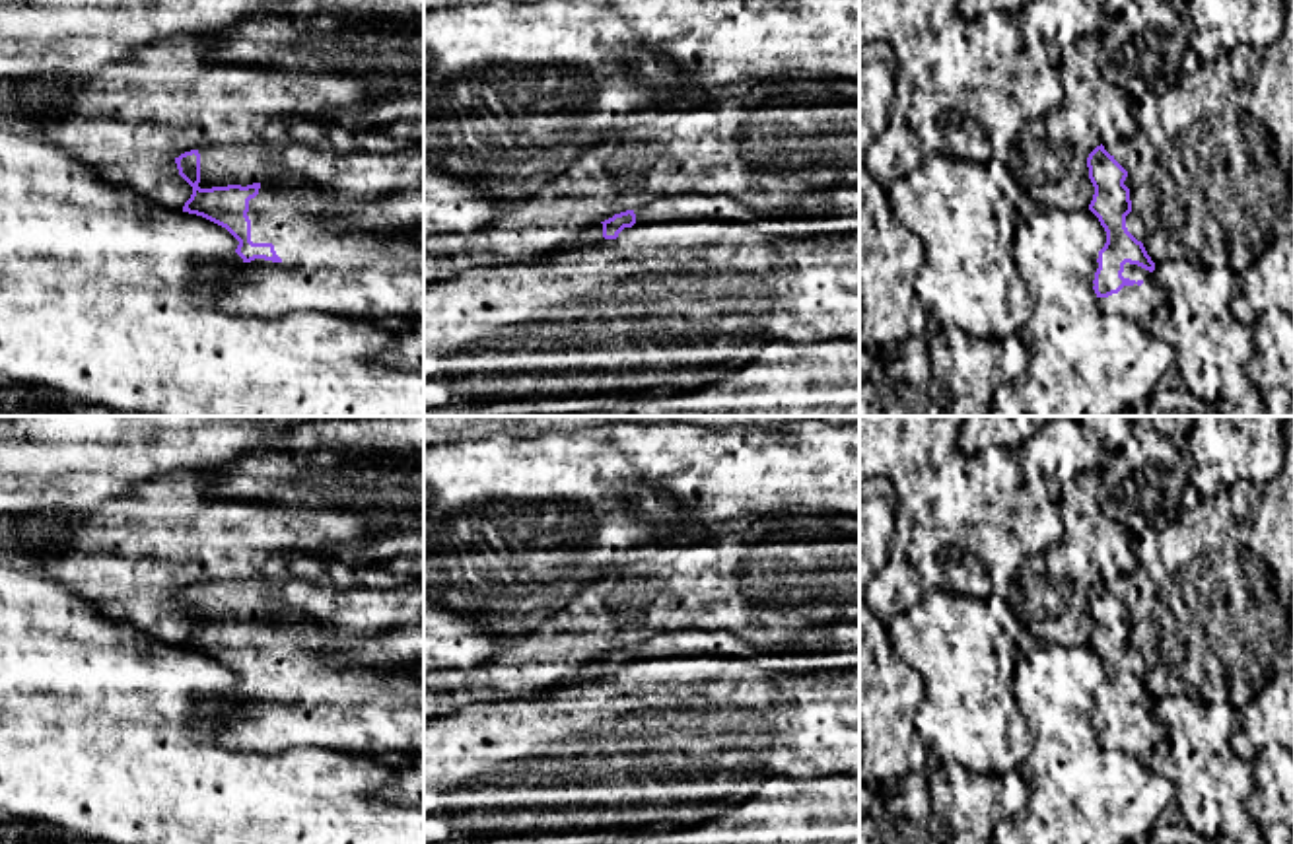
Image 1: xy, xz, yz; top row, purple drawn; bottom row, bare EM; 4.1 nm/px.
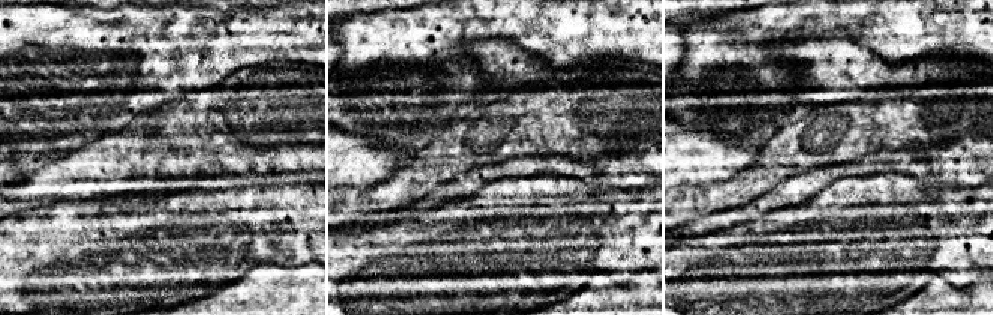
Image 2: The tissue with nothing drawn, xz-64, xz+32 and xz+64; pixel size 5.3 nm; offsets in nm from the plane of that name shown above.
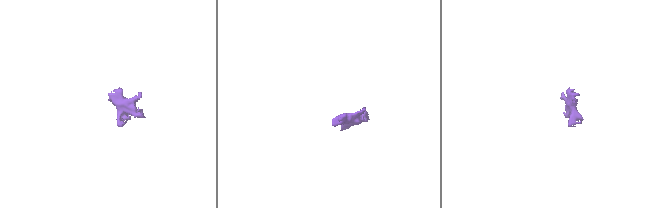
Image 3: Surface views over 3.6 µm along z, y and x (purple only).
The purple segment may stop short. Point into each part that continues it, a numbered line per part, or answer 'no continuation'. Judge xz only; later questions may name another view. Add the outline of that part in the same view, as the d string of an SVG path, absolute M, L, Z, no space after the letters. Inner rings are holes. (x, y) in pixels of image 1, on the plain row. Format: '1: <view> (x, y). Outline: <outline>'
no continuation

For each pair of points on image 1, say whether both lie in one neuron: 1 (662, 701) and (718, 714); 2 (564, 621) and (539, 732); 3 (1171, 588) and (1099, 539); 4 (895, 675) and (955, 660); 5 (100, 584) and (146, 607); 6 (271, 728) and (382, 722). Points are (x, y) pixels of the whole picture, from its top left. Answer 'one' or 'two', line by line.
1: one
2: two
3: two
4: two
5: one
6: one

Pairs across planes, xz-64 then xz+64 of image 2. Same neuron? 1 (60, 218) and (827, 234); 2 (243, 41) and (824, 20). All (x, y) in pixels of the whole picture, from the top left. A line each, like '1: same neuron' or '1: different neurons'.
1: same neuron
2: same neuron

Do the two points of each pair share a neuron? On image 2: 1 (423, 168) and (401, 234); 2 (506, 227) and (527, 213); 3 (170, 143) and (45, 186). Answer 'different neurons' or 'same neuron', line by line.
1: different neurons
2: different neurons
3: same neuron

